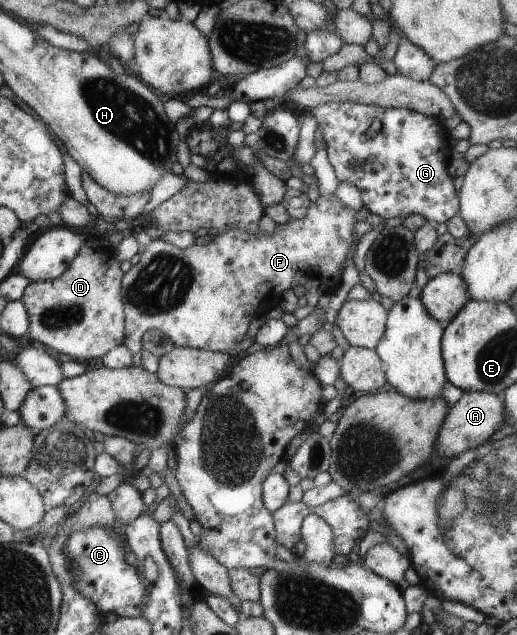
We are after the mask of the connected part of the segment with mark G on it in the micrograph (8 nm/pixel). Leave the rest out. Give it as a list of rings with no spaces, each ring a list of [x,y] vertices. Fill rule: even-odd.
[[[327,102],[311,110],[324,137],[329,163],[337,179],[352,183],[361,191],[363,205],[383,219],[421,215],[436,223],[446,222],[458,214],[460,199],[455,189],[455,179],[447,172],[447,162],[452,153],[448,146],[450,136],[442,120],[426,116],[409,108],[384,108],[353,102]],[[352,160],[365,162],[363,166],[349,168]]]

